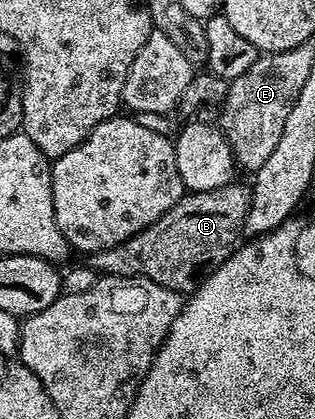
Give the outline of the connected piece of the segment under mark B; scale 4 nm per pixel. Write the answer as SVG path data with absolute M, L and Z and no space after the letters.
M238 182L214 188L208 192L184 194L156 224L150 224L145 230L141 230L136 236L129 238L123 244L113 246L104 252L90 253L90 267L94 268L96 273L104 276L141 276L145 280L157 282L174 292L190 294L212 272L216 272L222 266L223 261L231 255L232 245L240 239L238 236L241 236L243 232L243 223L249 214L250 205L250 191L246 187L242 188Z

